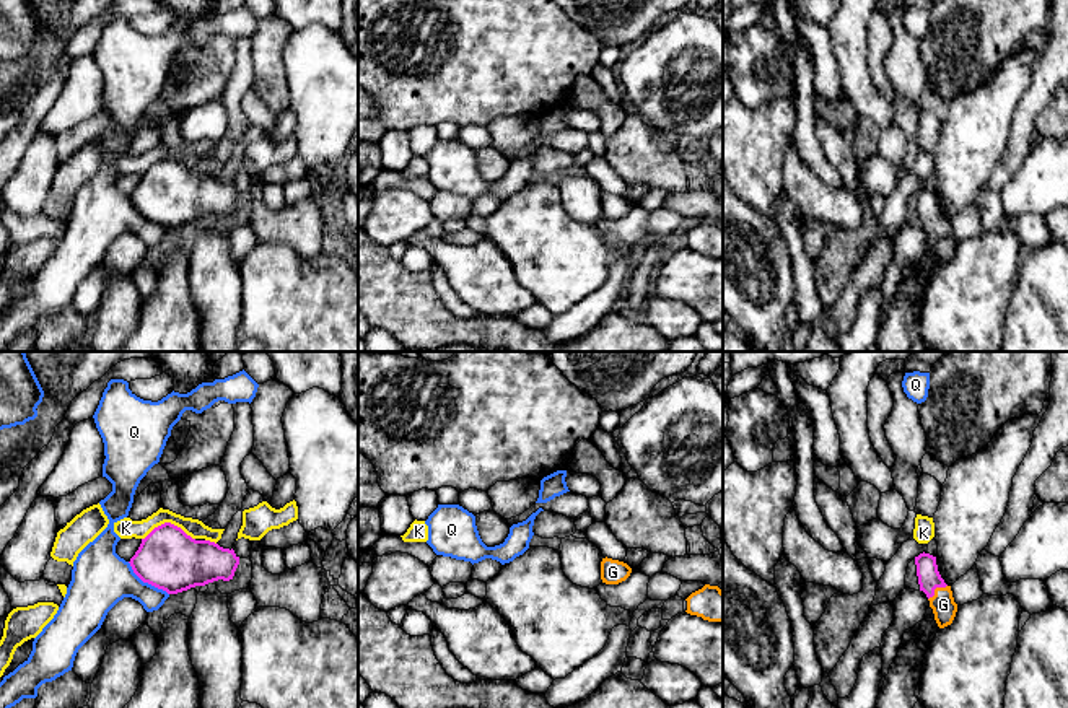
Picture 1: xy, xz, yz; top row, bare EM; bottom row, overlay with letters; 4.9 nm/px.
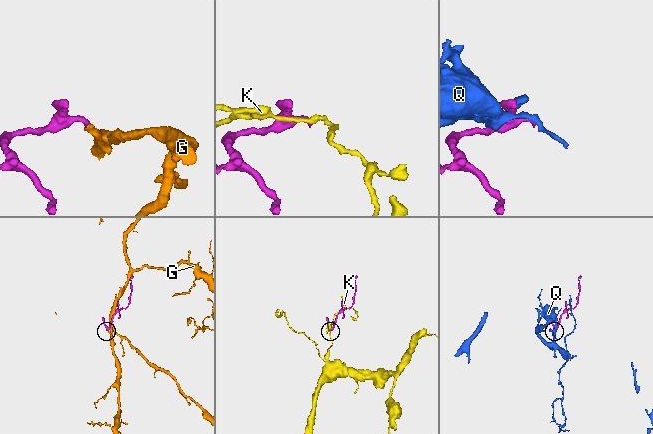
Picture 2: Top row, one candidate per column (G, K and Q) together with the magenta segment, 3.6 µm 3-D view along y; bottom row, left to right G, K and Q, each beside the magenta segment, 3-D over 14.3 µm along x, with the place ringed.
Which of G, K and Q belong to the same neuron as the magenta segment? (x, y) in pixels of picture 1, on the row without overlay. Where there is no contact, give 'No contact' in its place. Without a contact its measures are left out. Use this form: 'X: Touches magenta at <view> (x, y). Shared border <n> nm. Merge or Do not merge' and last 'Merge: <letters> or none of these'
G: Touches magenta at yz (935, 223). Shared border 120 nm. Merge
K: Touches magenta at xy (168, 158). Shared border 260 nm. Do not merge
Q: Touches magenta at xy (147, 217). Shared border 260 nm. Do not merge
Merge: G

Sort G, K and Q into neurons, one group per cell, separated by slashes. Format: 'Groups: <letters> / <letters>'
Groups: G / K / Q

